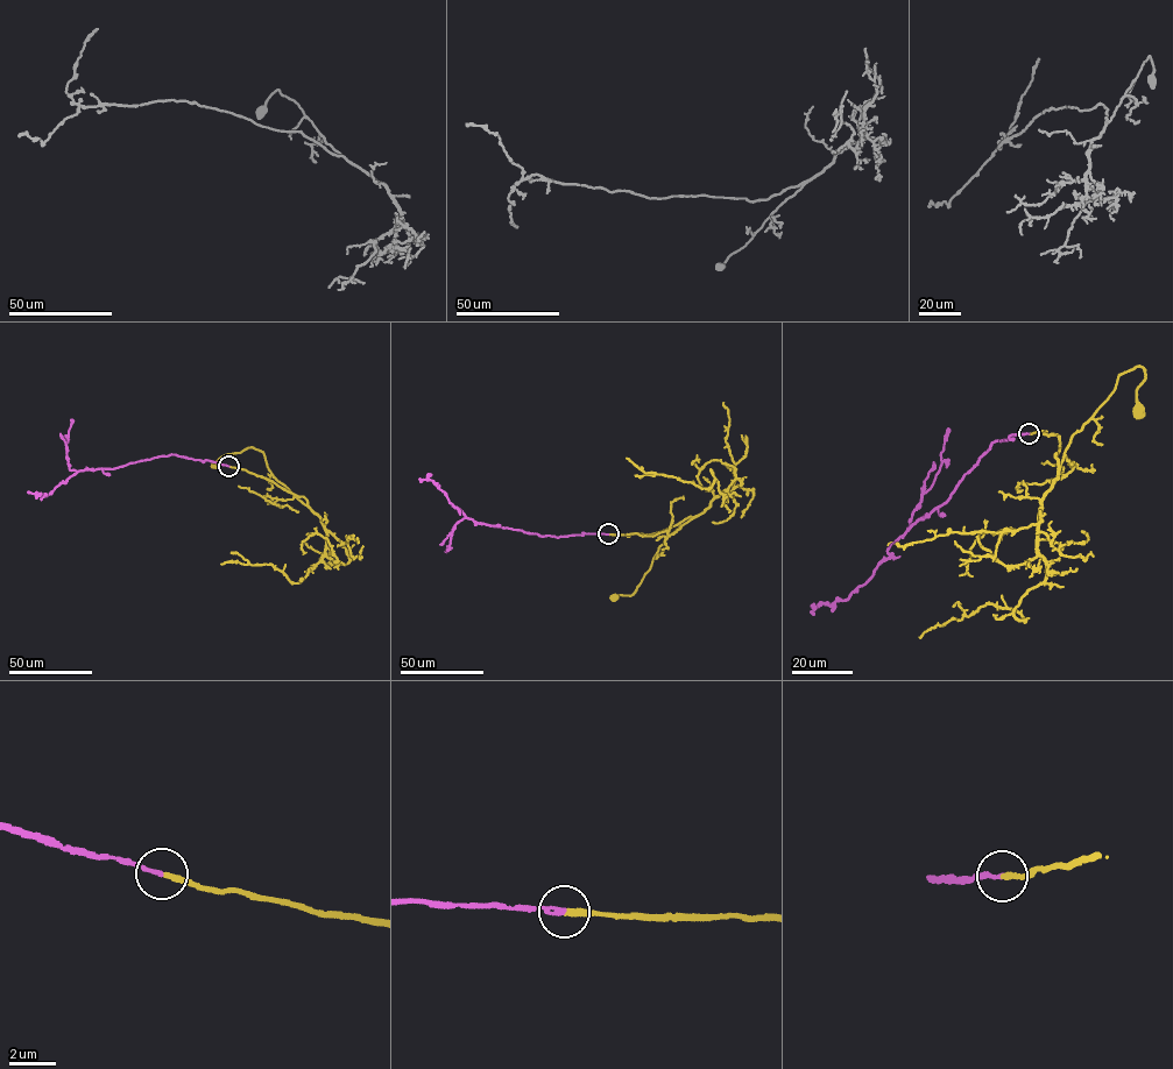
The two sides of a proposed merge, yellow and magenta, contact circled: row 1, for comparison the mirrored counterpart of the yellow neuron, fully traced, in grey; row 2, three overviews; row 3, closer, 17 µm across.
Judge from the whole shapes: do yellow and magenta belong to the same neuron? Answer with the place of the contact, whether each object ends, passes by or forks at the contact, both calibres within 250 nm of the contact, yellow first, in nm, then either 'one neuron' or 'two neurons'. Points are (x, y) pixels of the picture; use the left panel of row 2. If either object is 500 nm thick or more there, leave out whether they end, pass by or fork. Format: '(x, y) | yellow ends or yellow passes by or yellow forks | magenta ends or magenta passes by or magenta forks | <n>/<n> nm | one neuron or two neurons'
(228, 466) | yellow ends | magenta ends | 240/170 nm | one neuron

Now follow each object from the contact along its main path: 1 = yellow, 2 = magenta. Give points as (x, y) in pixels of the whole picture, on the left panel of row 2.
1: (228, 466), (271, 480), (303, 496), (306, 504), (274, 478), (263, 453), (253, 447), (224, 454), (217, 465)
2: (228, 466), (171, 454), (114, 468), (80, 471), (46, 496), (28, 491)

